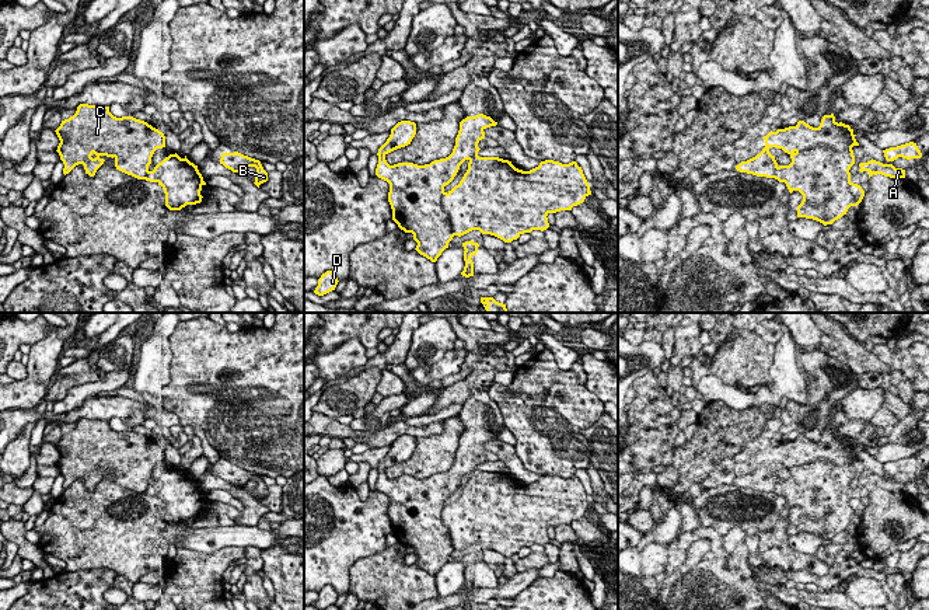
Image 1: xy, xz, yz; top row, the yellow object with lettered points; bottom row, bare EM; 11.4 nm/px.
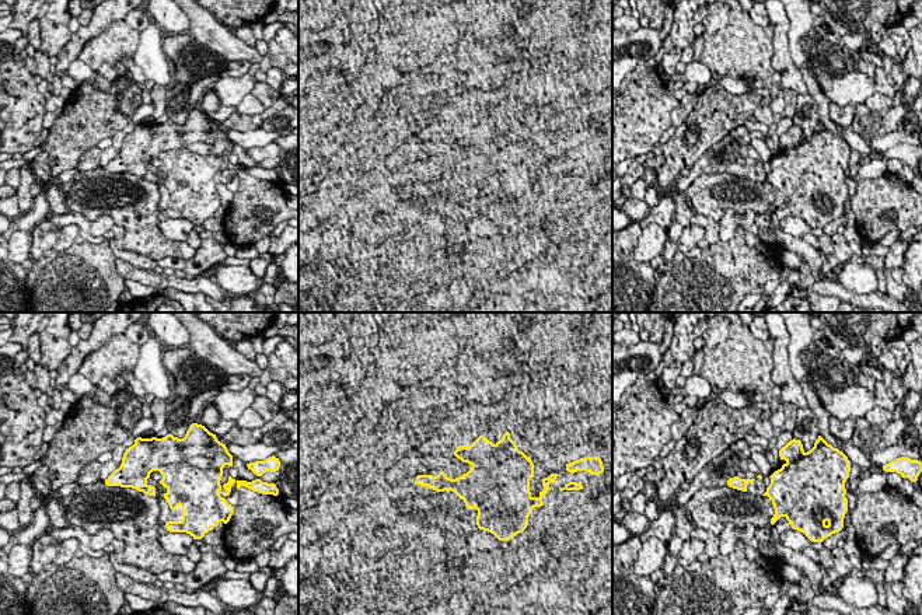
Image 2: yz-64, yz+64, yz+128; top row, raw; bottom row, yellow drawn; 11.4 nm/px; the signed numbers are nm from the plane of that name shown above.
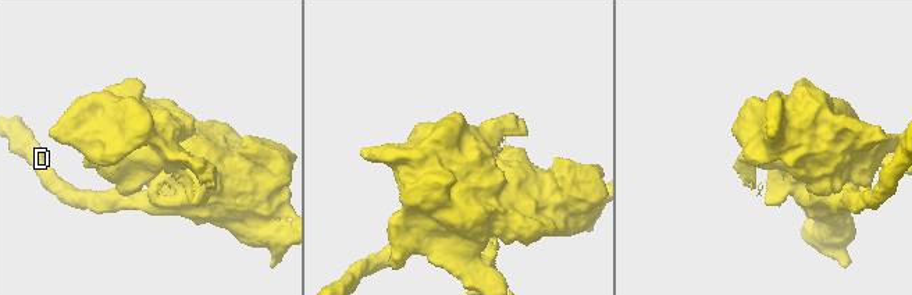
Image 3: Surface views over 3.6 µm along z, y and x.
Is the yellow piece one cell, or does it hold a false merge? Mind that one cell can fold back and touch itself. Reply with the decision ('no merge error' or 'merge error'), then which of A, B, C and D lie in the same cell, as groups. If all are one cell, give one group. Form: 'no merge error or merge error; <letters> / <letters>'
merge error; A B D / C

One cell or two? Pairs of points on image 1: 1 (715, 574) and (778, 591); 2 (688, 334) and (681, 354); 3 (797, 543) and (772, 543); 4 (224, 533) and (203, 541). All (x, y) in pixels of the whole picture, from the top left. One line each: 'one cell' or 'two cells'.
1: two cells
2: one cell
3: two cells
4: one cell

